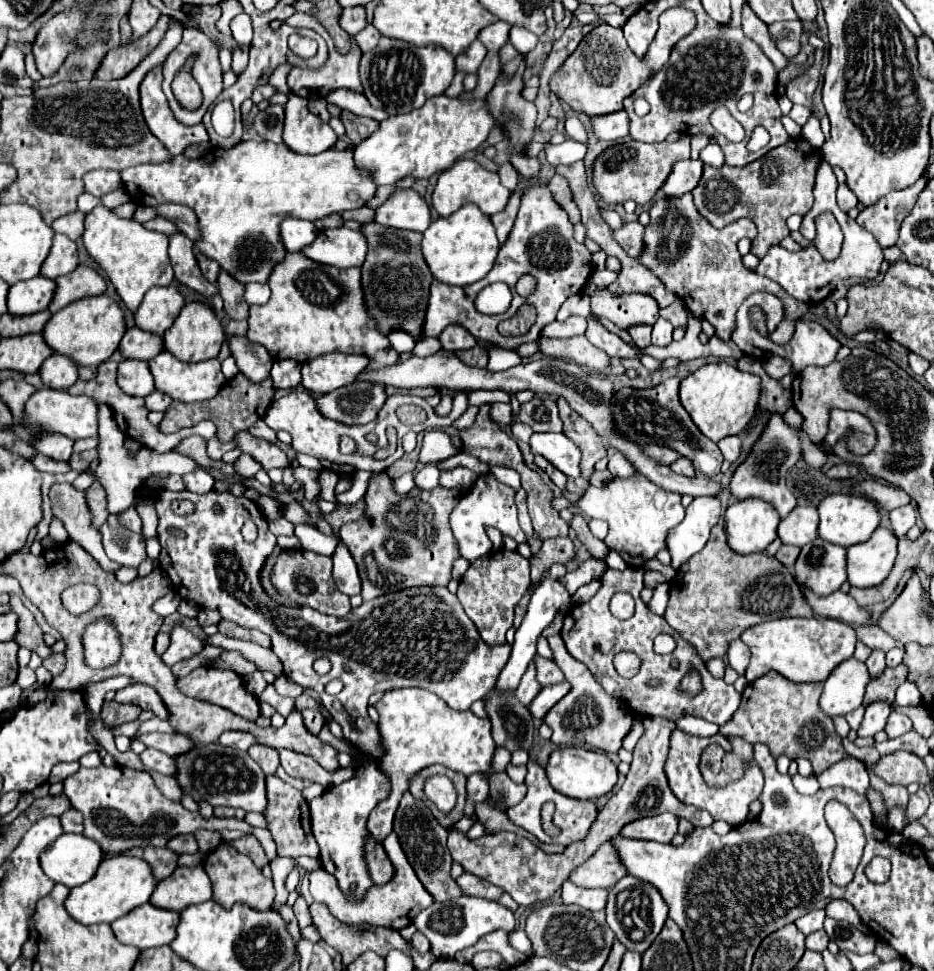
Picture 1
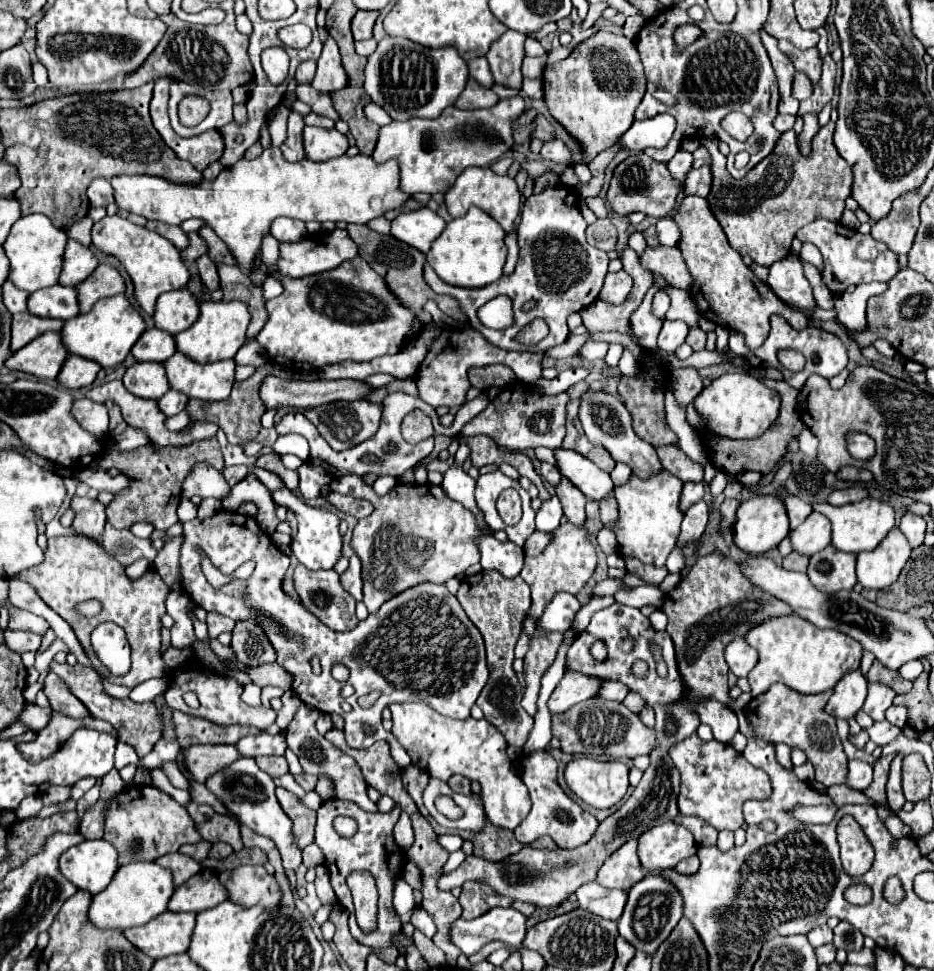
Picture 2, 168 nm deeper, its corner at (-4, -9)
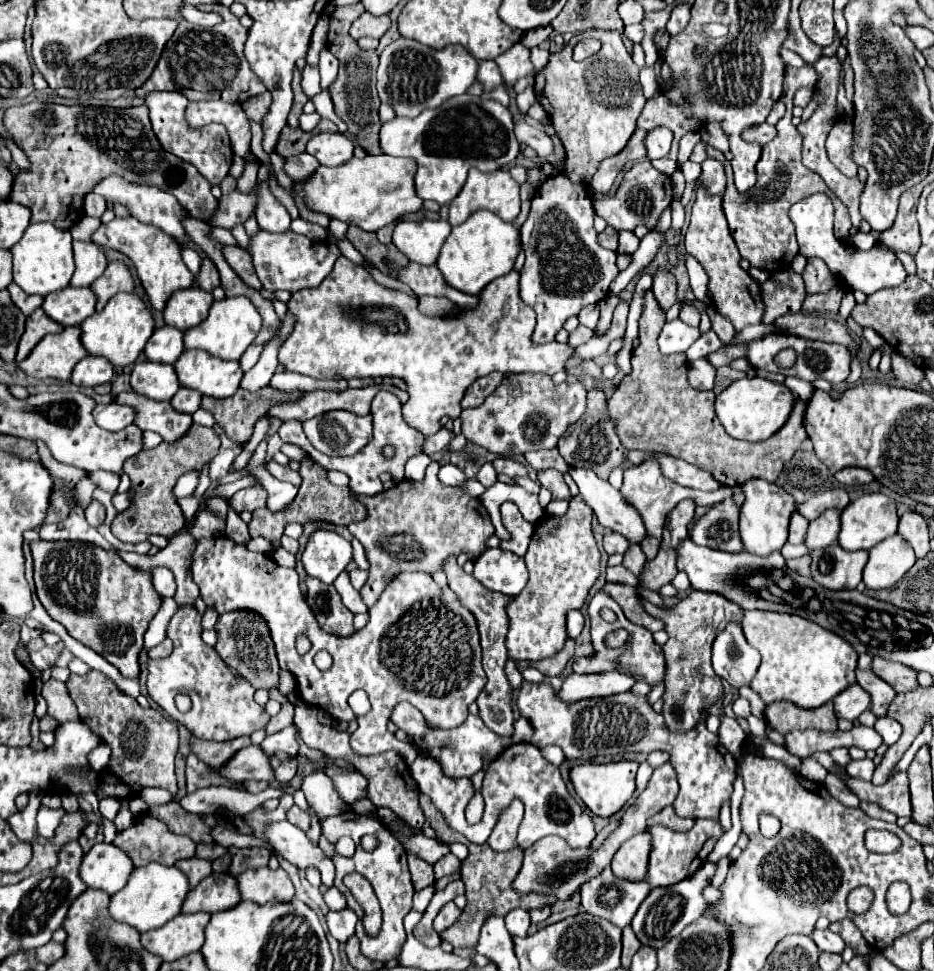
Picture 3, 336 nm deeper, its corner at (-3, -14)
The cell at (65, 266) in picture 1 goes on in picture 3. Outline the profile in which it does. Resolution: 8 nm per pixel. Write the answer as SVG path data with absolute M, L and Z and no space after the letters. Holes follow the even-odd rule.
M74 241L74 259L76 271L72 277L72 287L90 287L106 269L106 255L102 247L92 241Z

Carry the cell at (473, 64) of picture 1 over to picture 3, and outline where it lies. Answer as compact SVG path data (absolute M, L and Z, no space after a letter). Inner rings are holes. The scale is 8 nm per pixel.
M480 61L478 81L484 83L484 93L490 93L498 85L502 85L502 75L500 75L496 61Z

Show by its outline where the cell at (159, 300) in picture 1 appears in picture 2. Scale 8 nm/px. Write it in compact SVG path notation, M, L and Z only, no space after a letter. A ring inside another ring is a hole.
M189 290L165 292L155 304L155 326L169 334L179 334L187 330L199 316L199 302Z

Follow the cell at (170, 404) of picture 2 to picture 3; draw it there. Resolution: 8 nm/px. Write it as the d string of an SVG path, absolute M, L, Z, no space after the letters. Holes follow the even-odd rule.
M182 387L174 397L172 397L172 405L176 411L182 411L182 413L194 413L200 409L200 401L202 401L202 393L200 391L194 391L194 389L186 389Z

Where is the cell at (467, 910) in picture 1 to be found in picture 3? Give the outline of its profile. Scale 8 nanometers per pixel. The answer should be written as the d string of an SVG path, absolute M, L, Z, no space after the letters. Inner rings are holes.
M518 907L506 915L506 929L510 935L524 937L528 927L530 927L530 913L526 909Z

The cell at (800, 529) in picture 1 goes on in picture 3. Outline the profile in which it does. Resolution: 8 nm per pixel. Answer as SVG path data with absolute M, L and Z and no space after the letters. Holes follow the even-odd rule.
M828 509L814 521L810 521L808 533L806 533L806 547L808 549L818 549L818 547L828 547L838 541L840 533L840 513L838 509Z

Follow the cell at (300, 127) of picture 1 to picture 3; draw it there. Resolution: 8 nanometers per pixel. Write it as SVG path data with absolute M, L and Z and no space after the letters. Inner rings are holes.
M318 133L310 139L306 151L314 155L320 165L338 167L350 161L354 153L354 143L342 133Z

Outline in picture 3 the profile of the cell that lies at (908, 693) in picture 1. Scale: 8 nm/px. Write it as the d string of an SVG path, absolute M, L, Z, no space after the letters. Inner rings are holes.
M880 717L876 721L874 729L880 733L880 737L884 739L884 745L888 745L888 747L894 745L900 739L900 731L902 731L900 723L894 721L894 719L890 719L890 717Z

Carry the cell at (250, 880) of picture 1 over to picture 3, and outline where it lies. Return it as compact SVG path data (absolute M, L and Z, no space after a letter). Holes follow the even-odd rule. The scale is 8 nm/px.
M268 867L244 871L238 877L238 885L240 885L242 899L254 903L290 901L294 897L294 885L282 867L276 871Z

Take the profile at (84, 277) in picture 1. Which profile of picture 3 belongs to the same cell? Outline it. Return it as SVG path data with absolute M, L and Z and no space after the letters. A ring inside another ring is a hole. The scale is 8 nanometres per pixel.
M112 261L112 263L108 263L106 271L90 285L90 289L98 297L96 311L102 311L112 295L116 295L120 291L132 291L134 279L124 261Z

